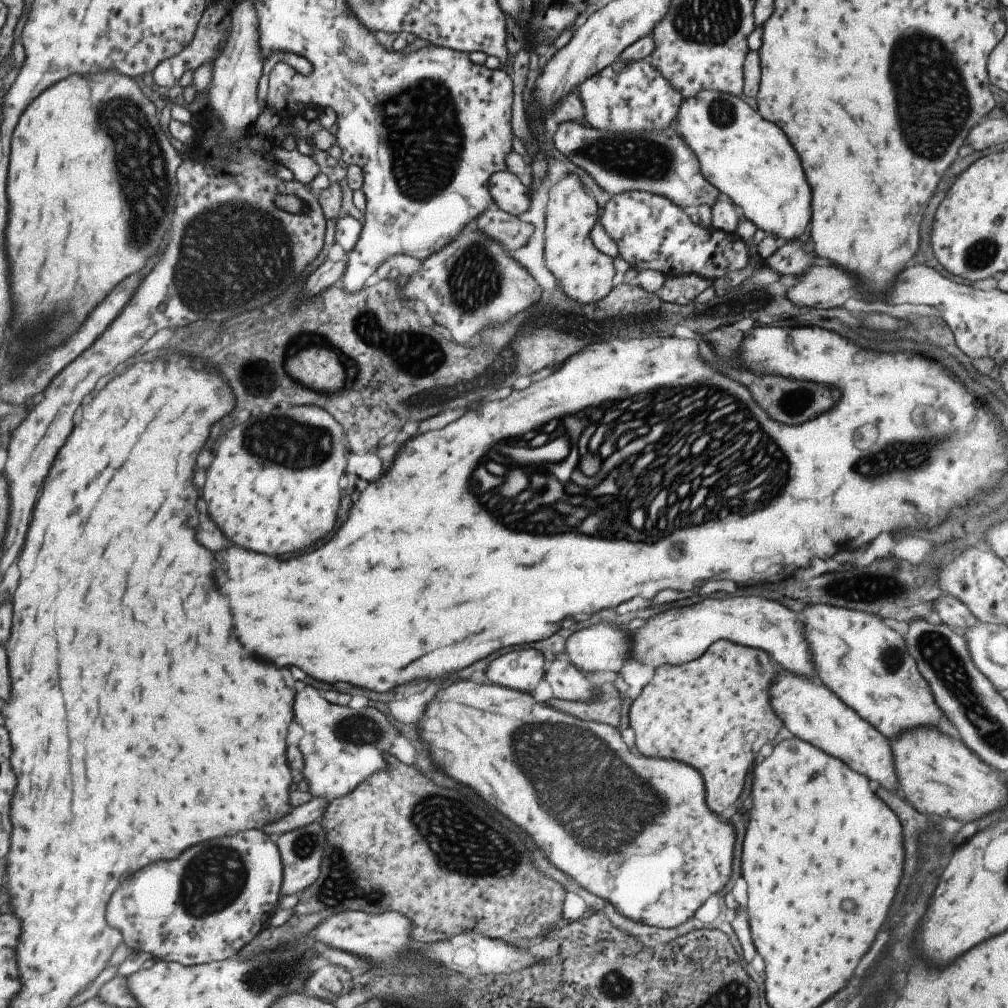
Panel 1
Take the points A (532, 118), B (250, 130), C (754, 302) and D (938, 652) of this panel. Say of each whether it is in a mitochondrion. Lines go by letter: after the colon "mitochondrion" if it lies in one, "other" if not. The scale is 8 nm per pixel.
A: other
B: other
C: mitochondrion
D: mitochondrion

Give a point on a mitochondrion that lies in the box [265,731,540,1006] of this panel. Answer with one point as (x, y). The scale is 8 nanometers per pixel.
(460, 838)

